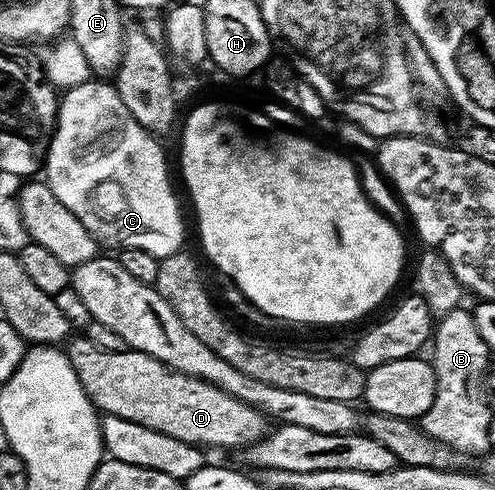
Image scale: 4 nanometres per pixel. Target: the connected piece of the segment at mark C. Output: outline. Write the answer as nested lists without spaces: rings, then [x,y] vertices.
[[[88,81],[76,87],[66,88],[59,99],[59,114],[55,120],[55,134],[51,136],[51,144],[47,150],[45,182],[49,185],[49,189],[53,189],[57,201],[61,201],[61,205],[65,205],[65,209],[69,209],[69,213],[73,213],[73,217],[77,217],[77,221],[81,221],[81,225],[85,225],[85,229],[89,229],[89,233],[95,238],[96,244],[103,246],[104,243],[107,247],[115,247],[114,249],[125,247],[145,249],[145,253],[153,253],[161,260],[184,246],[183,215],[179,212],[179,199],[175,196],[174,189],[171,188],[171,175],[167,172],[167,159],[163,156],[163,147],[155,139],[158,138],[152,132],[146,131],[133,117],[133,113],[129,113],[129,109],[125,109],[125,101],[121,101],[121,97],[115,92],[115,88],[110,82]]]

